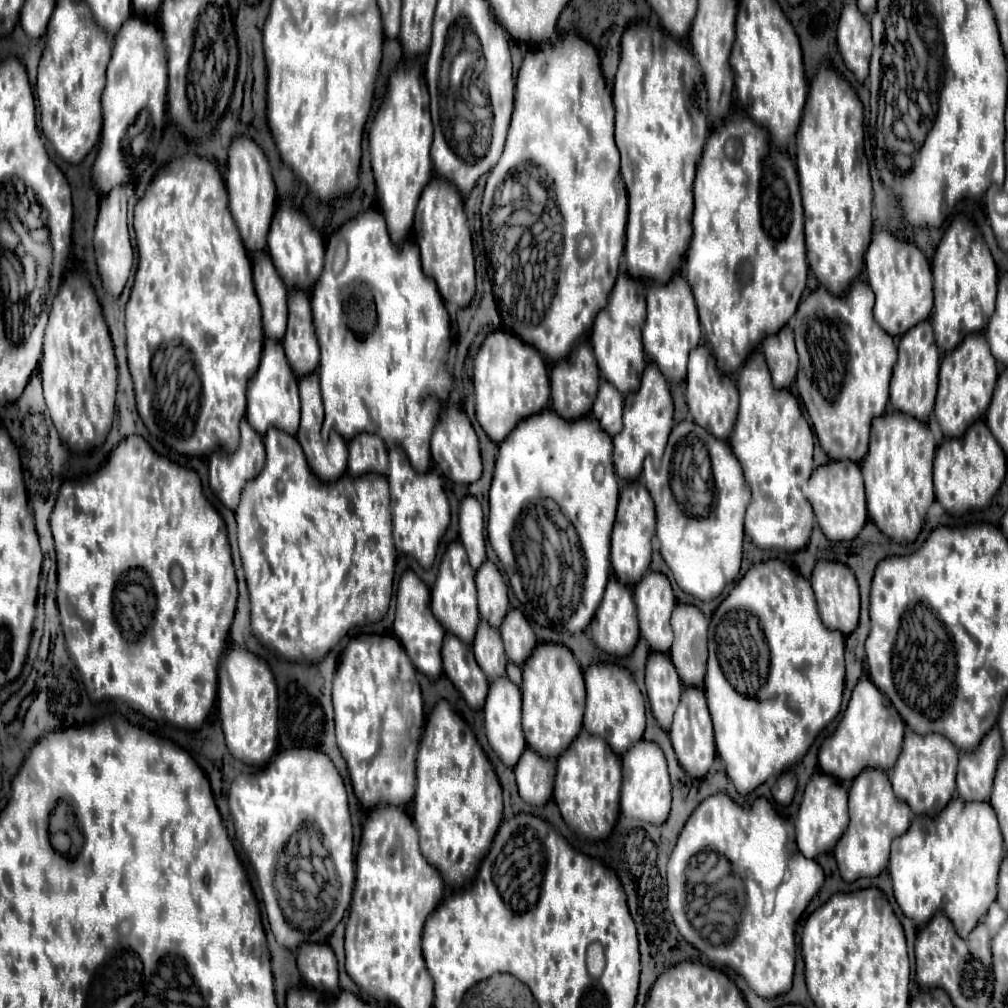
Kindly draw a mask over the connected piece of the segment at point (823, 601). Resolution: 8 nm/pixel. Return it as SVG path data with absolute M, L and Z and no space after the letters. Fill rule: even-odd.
M821 561L817 563L817 567L813 569L811 575L811 585L817 597L817 605L819 605L819 615L821 621L827 629L831 631L841 631L845 637L849 633L853 633L853 629L859 623L860 615L860 593L855 581L855 575L849 571L849 567L841 565L841 563L829 563L829 561Z

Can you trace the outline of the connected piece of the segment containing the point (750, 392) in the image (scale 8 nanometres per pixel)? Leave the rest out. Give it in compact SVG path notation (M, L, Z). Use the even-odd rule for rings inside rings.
M759 351L753 353L749 361L739 369L737 385L741 393L741 409L739 409L739 419L731 433L729 445L735 457L739 459L745 481L751 489L751 503L745 513L745 535L759 549L783 549L783 551L795 553L807 545L811 529L815 525L813 509L803 495L803 485L809 481L813 473L813 445L815 445L813 433L801 413L799 401L787 389L781 389L781 391L773 389L763 353Z

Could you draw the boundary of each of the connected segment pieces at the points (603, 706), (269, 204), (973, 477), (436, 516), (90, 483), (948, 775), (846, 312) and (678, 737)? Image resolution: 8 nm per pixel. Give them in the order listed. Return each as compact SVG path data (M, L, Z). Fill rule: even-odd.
M601 663L601 665L591 665L583 675L587 685L587 707L585 707L583 729L597 737L603 737L615 755L623 755L637 741L643 739L643 731L645 731L643 695L633 675L623 667Z
M247 137L233 139L229 147L229 163L225 173L225 185L229 191L229 209L239 229L241 241L251 255L263 253L267 249L267 233L275 213L275 183L271 177L269 163L259 149L259 145Z
M983 421L973 423L965 437L961 439L945 439L945 443L937 449L937 457L933 463L933 483L937 501L949 515L965 515L973 509L985 509L991 505L995 493L999 491L1005 479L1005 455L997 445L995 437L989 433L989 427Z
M391 447L389 449L389 473L387 473L387 481L391 487L391 511L393 511L393 539L395 539L395 549L407 557L413 557L423 569L429 569L435 561L437 555L437 547L443 539L443 533L447 531L449 525L449 503L441 485L441 479L429 471L425 475L417 473L409 459L405 457L405 453L399 447Z
M131 435L117 445L117 449L111 453L107 463L95 475L91 475L89 479L85 479L83 483L77 483L77 485L73 485L71 481L63 483L63 487L59 491L59 497L57 497L57 505L55 505L50 517L50 526L57 555L57 573L59 573L57 607L59 607L59 615L61 615L61 627L63 627L63 633L65 633L69 655L73 657L73 663L77 665L77 669L83 677L87 693L93 699L103 699L103 697L121 699L133 711L143 713L145 717L155 719L155 721L163 719L163 721L169 721L177 727L181 727L181 729L187 729L187 731L201 729L201 725L207 719L207 715L209 715L209 711L215 703L215 697L217 697L217 665L219 665L219 659L225 653L229 629L231 629L235 607L237 607L237 579L235 579L235 569L233 569L233 561L231 561L231 547L229 547L229 541L227 541L225 523L223 523L221 515L205 499L197 473L191 471L191 469L179 467L179 465L171 463L169 459L157 455L143 437ZM133 565L141 565L141 569L145 569L145 573L151 577L151 587L153 587L153 593L155 593L155 609L149 615L151 617L149 637L141 635L141 639L125 641L125 637L121 637L121 629L117 629L117 623L113 625L113 585L117 585L117 577L121 577L121 573L125 573L125 569L133 569ZM173 565L179 565L181 571L183 571L181 589L175 589L173 583L171 583L169 571L171 571Z
M907 729L903 751L895 763L895 767L889 771L889 781L893 785L893 791L899 801L907 803L909 809L919 817L937 817L941 809L955 797L955 775L957 775L957 747L937 735L915 735Z
M855 281L843 299L831 295L825 289L817 289L815 293L805 295L791 325L799 353L799 373L795 385L809 413L821 449L827 453L831 461L863 461L869 449L871 421L875 417L881 417L887 409L889 381L893 375L893 365L897 361L895 339L887 333L881 333L881 327L877 325L877 321L873 321L873 291L863 281ZM823 393L837 393L837 399L829 403L823 399Z
M685 689L681 695L681 703L677 707L677 713L673 717L673 725L669 729L669 737L673 741L673 749L677 755L679 765L689 773L693 779L703 779L715 759L715 739L713 739L713 723L709 717L705 693L699 689Z

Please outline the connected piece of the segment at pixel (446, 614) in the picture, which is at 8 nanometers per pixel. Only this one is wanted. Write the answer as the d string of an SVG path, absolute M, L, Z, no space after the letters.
M459 541L451 543L445 551L445 557L439 565L439 575L435 587L431 591L431 611L437 621L443 625L447 633L453 633L467 645L473 643L479 625L479 611L477 611L477 589L475 589L475 571L469 565L467 553Z

